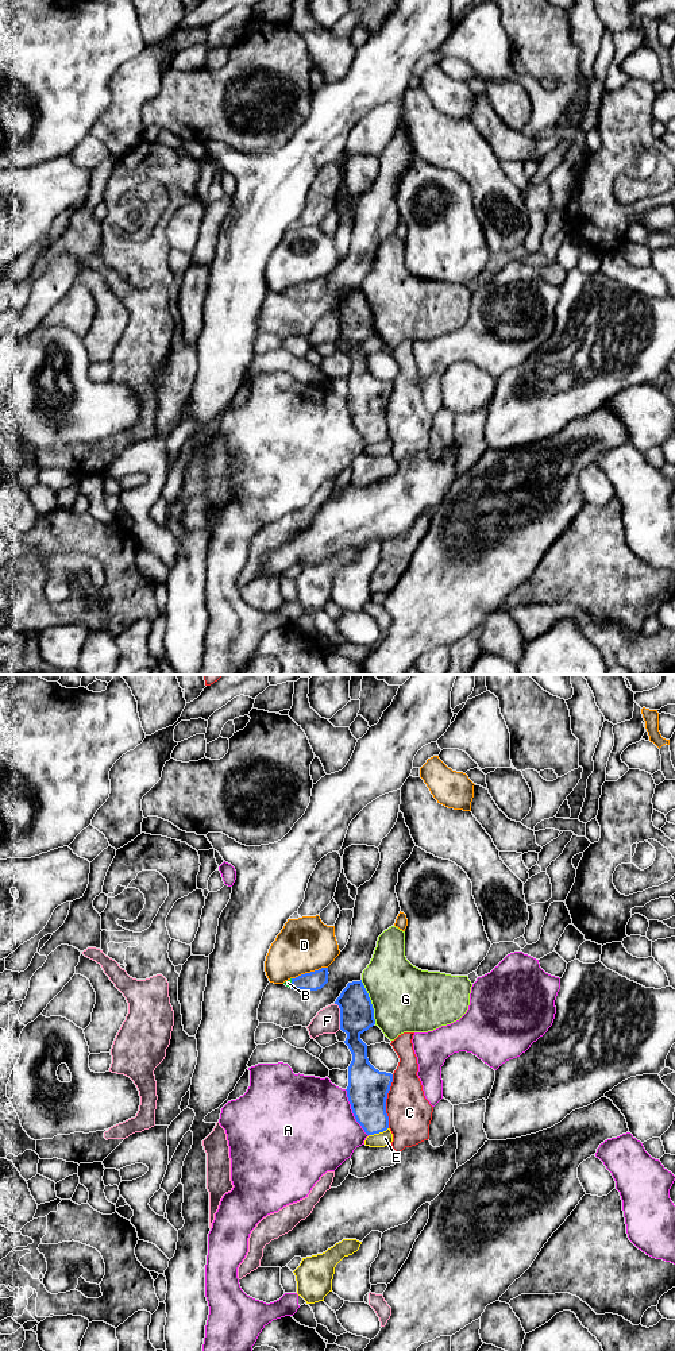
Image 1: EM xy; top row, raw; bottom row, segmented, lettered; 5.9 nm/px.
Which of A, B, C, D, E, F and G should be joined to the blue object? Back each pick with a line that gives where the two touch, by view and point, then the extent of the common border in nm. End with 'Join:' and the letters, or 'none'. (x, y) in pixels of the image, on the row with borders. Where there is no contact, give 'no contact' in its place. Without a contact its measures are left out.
B: meets blue in xy at (292, 983); contact 60 nm long
Join: B

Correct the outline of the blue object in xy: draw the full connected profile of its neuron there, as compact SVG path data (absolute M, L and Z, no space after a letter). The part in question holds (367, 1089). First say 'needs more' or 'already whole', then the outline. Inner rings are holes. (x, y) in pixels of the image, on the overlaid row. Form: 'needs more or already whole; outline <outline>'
already whole; outline M360 981L348 983L336 999L340 1008L340 1030L347 1034L352 1061L348 1066L347 1097L356 1122L367 1135L389 1128L386 1099L393 1074L379 1072L367 1058L367 1045L360 1035L375 1024L374 1008Z

